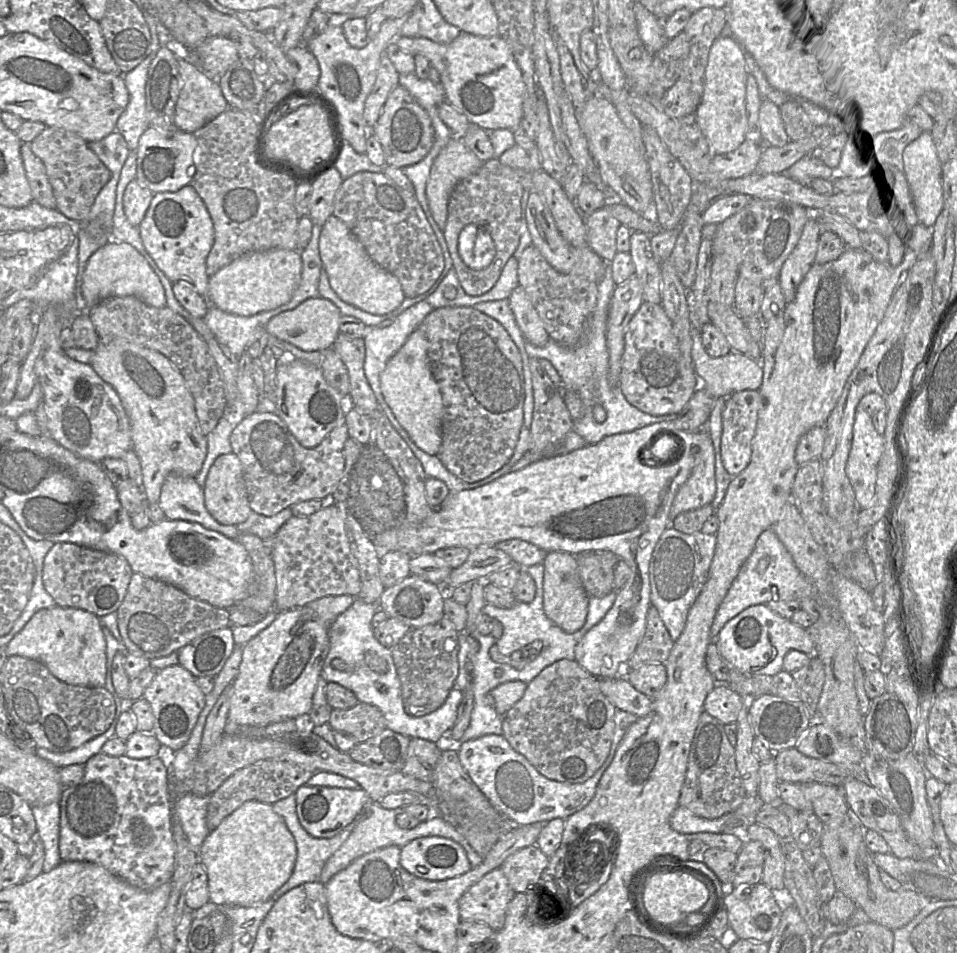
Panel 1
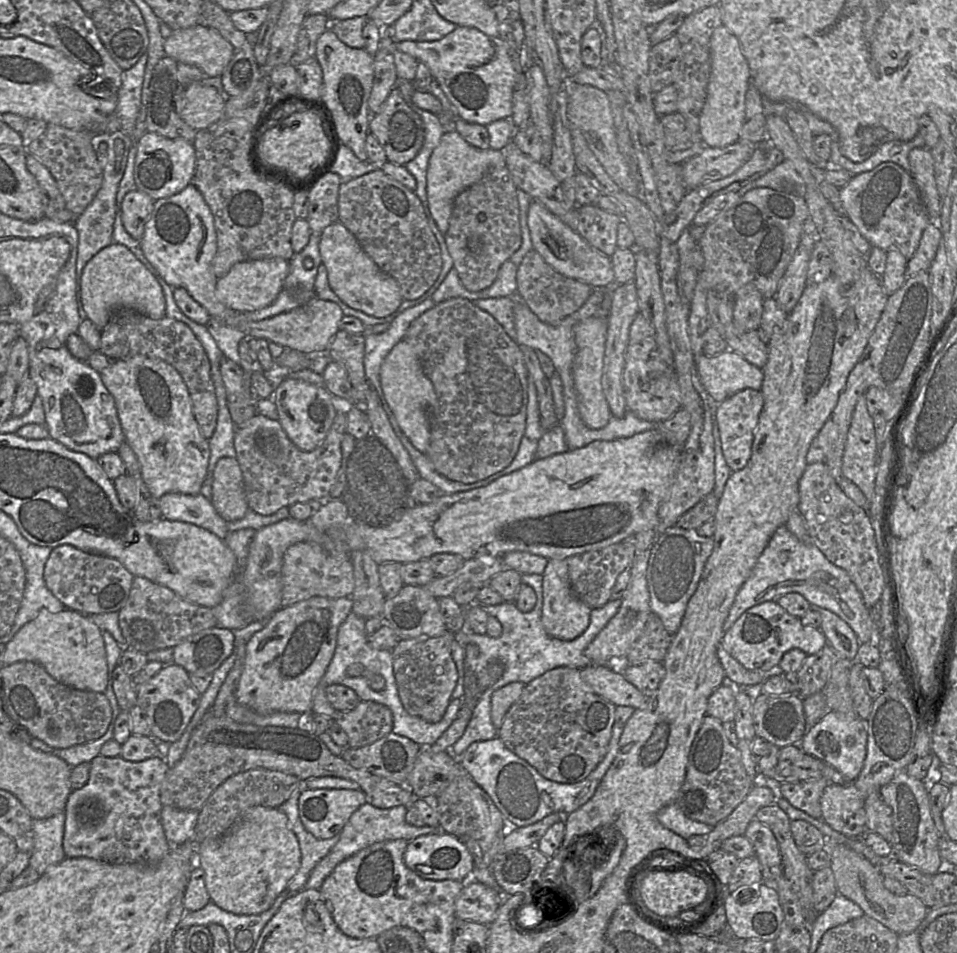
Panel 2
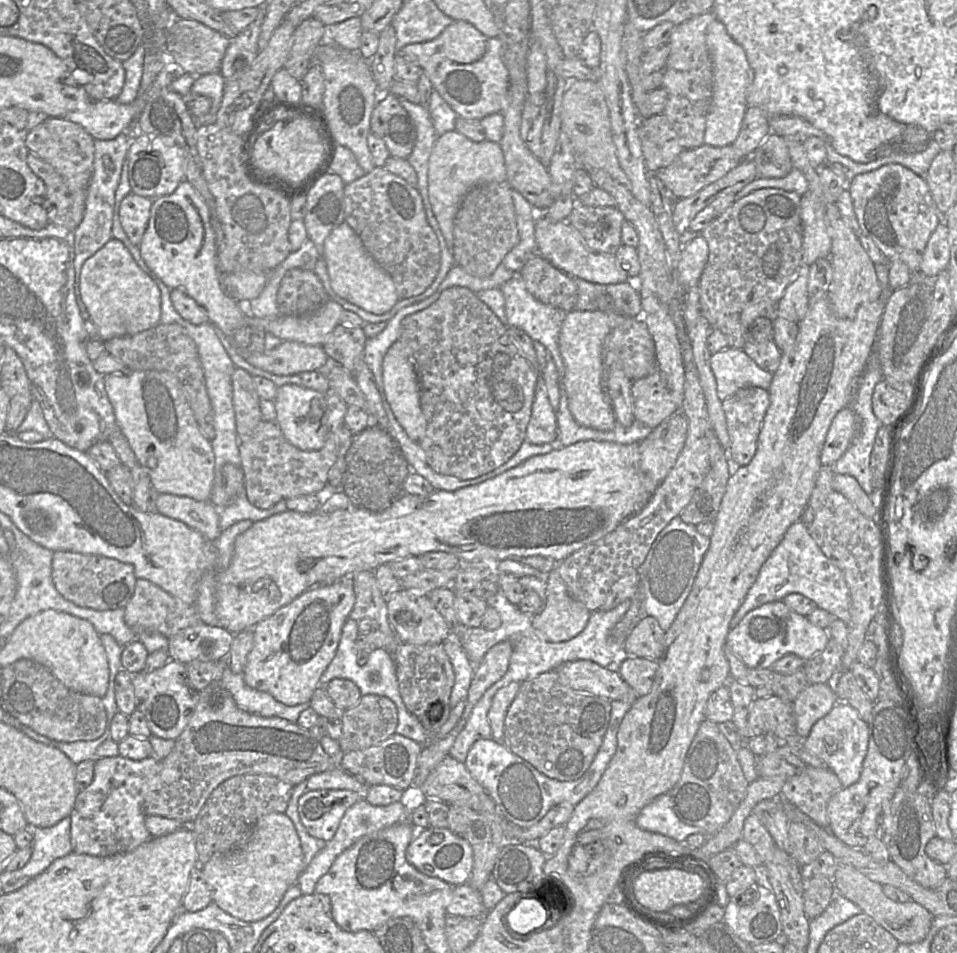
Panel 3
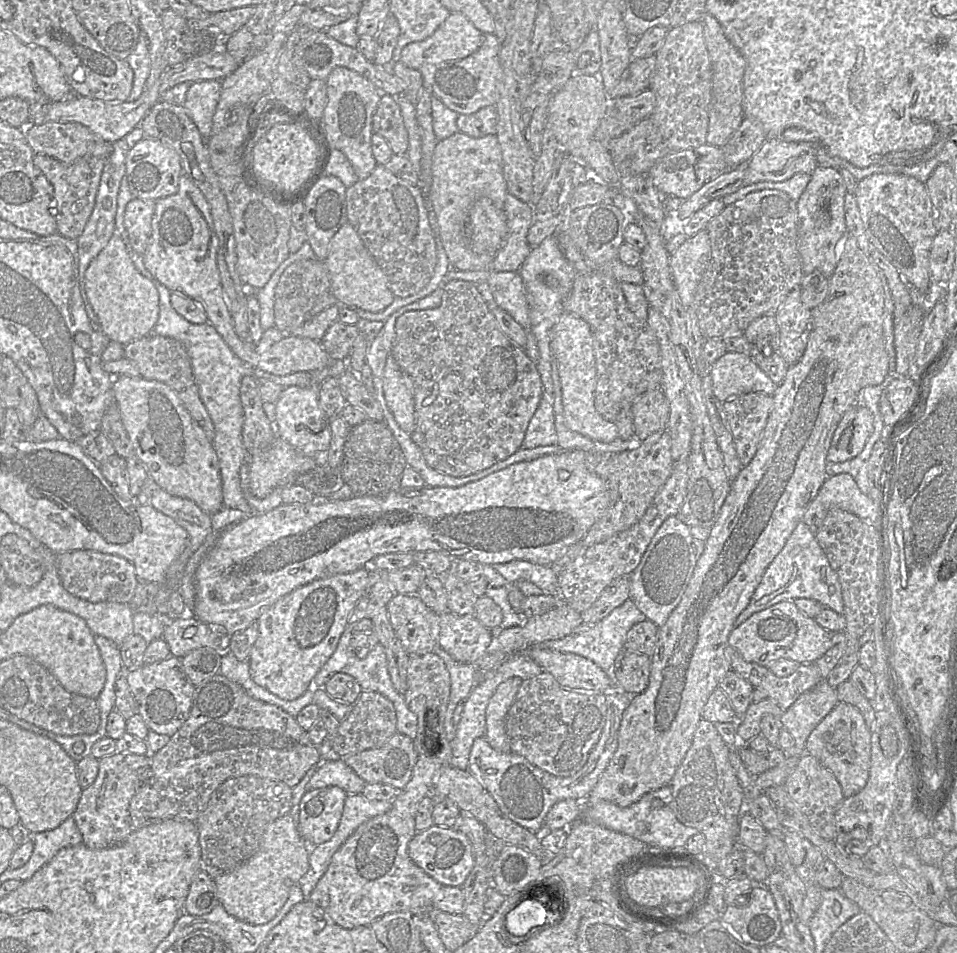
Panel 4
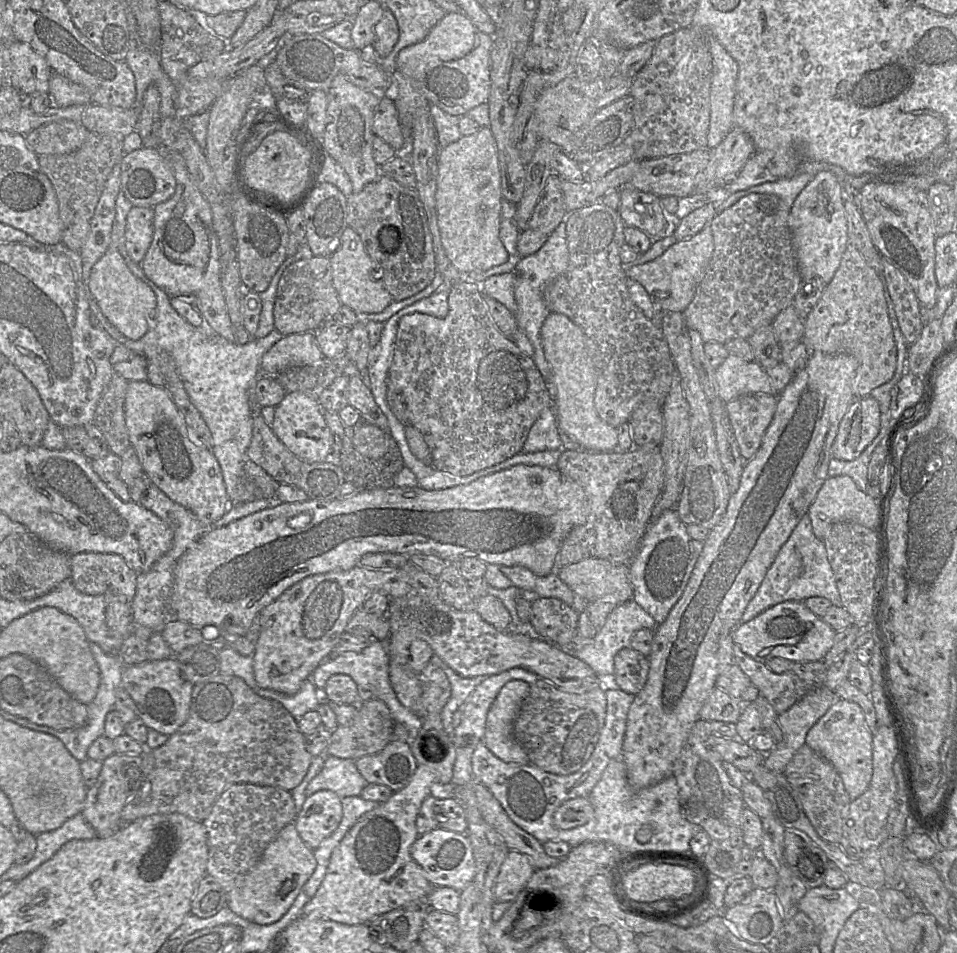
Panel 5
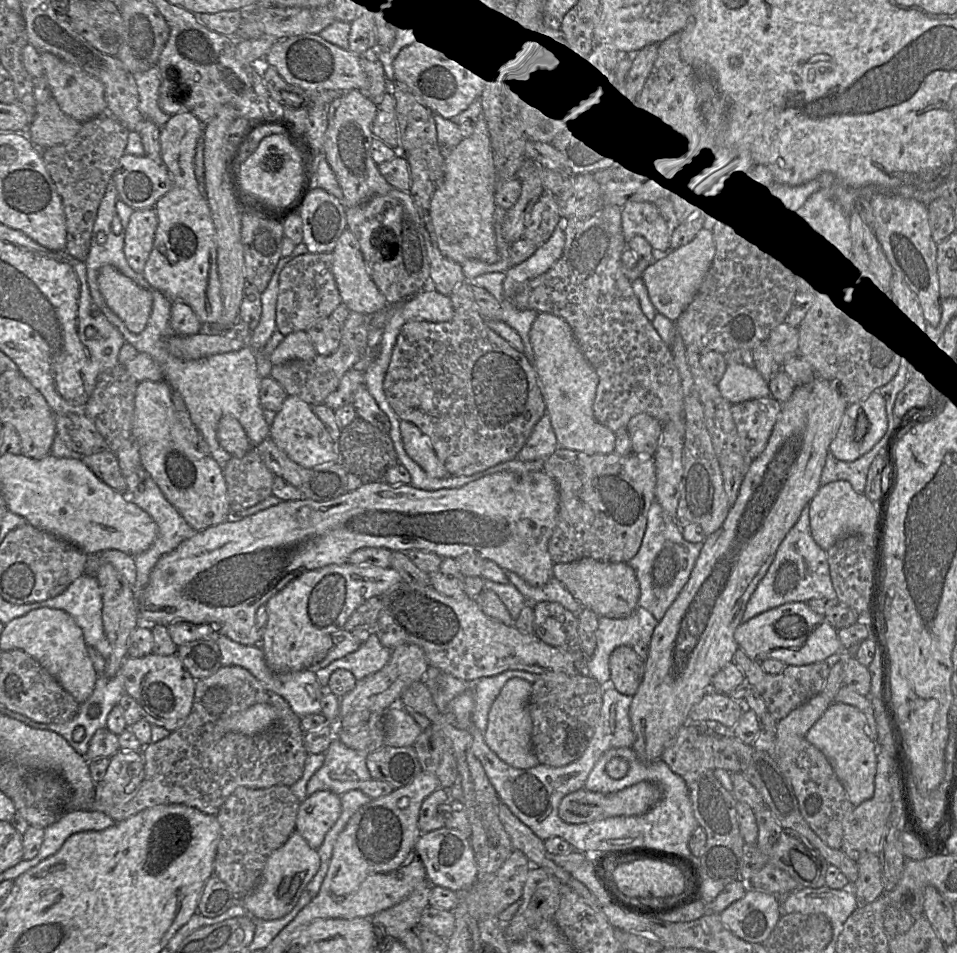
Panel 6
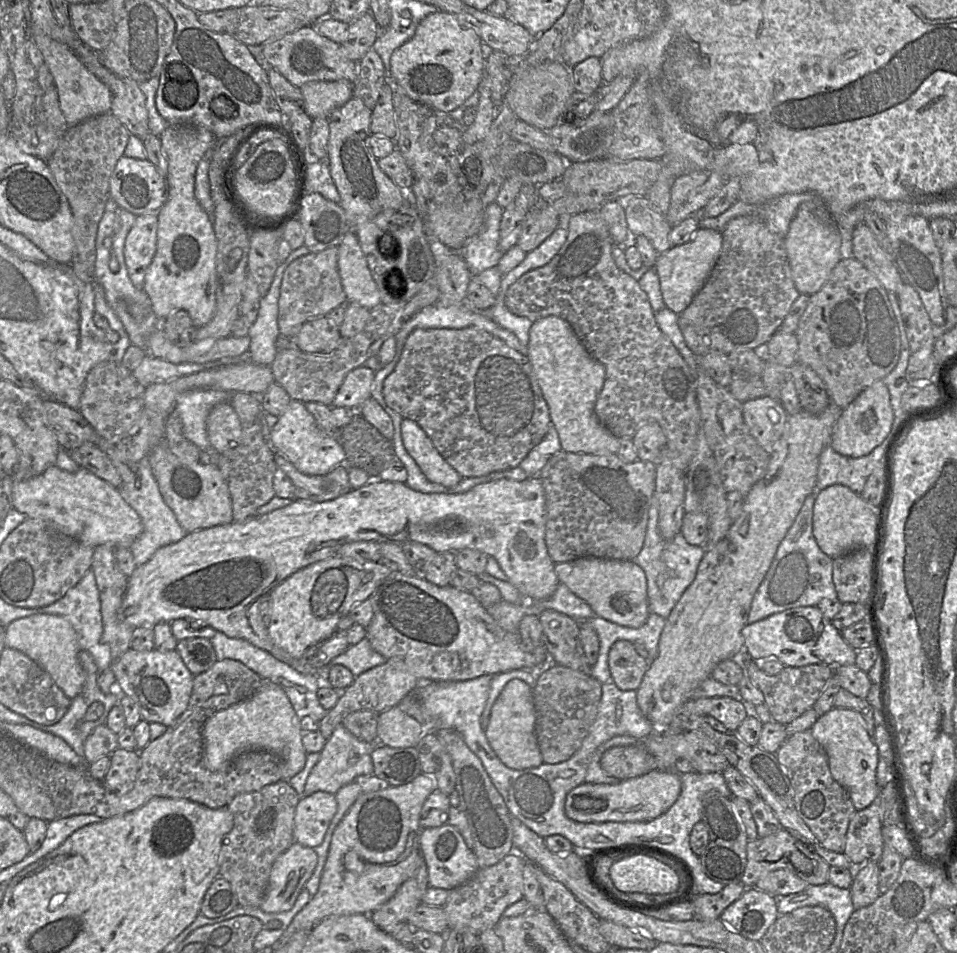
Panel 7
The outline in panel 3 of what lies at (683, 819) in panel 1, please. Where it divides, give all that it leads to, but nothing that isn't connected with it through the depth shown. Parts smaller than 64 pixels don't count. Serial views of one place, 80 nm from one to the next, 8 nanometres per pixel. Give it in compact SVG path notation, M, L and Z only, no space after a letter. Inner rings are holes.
M670 792L657 796L636 817L636 825L646 831L662 834L678 842L686 841L692 834L703 834L700 827L682 822L674 811Z

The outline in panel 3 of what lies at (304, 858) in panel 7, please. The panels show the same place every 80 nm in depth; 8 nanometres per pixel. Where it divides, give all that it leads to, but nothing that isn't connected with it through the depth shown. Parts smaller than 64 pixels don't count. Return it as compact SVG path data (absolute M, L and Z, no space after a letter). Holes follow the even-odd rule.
M278 812L261 817L244 845L228 852L216 853L200 866L212 902L233 917L246 922L259 921L270 915L286 891L297 884L306 868L294 824L285 813Z

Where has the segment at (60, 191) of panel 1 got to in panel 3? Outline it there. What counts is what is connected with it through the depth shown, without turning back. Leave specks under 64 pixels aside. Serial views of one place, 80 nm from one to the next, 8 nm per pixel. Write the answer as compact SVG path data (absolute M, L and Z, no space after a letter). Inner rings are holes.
M48 117L24 133L29 152L50 164L70 188L87 189L94 173L95 139L79 124L63 118Z

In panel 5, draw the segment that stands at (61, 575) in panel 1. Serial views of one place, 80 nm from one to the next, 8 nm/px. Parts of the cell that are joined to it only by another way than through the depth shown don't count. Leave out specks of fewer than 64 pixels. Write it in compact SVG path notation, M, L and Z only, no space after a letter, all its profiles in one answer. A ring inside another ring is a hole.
M83 552L70 555L70 580L77 590L88 595L117 591L132 601L137 573L118 554Z

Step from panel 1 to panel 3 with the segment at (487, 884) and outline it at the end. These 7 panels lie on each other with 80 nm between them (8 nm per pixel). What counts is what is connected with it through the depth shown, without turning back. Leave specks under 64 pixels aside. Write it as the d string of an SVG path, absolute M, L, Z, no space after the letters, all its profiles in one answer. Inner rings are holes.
M464 883L453 887L446 912L447 915L483 918L487 911L483 905L480 891L469 883Z

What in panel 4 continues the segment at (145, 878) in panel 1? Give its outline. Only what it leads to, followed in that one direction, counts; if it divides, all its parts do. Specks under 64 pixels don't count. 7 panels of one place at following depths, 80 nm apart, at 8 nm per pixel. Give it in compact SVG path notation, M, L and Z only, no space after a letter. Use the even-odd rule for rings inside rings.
M115 752L99 759L95 781L82 790L73 818L82 834L82 843L104 849L122 843L134 830L129 804L140 784L140 774L151 766L151 756Z

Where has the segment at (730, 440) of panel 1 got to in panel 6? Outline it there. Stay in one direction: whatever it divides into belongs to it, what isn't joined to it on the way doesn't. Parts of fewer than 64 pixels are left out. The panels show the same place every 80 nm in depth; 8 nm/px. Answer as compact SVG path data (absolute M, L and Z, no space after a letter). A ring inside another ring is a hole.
M771 396L731 405L739 438L752 459L765 449L781 409L782 403Z

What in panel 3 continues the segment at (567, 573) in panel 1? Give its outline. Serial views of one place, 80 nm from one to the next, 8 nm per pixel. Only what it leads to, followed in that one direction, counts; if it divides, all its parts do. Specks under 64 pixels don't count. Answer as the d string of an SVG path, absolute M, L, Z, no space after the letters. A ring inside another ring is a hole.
M558 565L547 574L546 602L535 614L533 627L545 640L551 642L567 641L578 635L587 625L591 611L580 601L570 596L566 584L558 572Z

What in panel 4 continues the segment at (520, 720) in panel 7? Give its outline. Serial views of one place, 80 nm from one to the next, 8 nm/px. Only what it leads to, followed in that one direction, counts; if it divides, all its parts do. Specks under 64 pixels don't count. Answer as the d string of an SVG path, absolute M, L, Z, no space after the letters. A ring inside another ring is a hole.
M513 677L500 684L486 709L485 739L496 751L510 753L506 734L506 717L523 680Z

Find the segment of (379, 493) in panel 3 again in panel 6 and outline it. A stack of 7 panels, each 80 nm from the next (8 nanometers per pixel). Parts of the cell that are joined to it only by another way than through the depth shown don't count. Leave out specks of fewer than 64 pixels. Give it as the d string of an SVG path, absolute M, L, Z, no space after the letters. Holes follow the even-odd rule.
M358 417L341 429L338 452L339 463L343 466L347 475L357 476L363 484L383 481L386 472L399 464L390 435Z

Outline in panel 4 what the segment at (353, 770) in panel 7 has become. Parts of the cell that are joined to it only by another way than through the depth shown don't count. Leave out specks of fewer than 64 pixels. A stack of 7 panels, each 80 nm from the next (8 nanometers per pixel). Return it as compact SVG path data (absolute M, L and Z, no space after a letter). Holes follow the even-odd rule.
M344 759L324 760L306 785L306 792L317 788L336 786L349 794L360 794L365 782L351 769Z

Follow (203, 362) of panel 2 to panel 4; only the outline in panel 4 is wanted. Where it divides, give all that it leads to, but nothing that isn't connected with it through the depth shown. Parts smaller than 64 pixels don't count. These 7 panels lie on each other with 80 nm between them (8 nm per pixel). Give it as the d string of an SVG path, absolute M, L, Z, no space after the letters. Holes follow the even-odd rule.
M151 333L124 346L124 358L129 359L137 367L141 377L162 382L169 386L182 401L190 416L205 435L213 442L215 429L209 413L200 399L194 379L189 355L184 345L169 337Z

